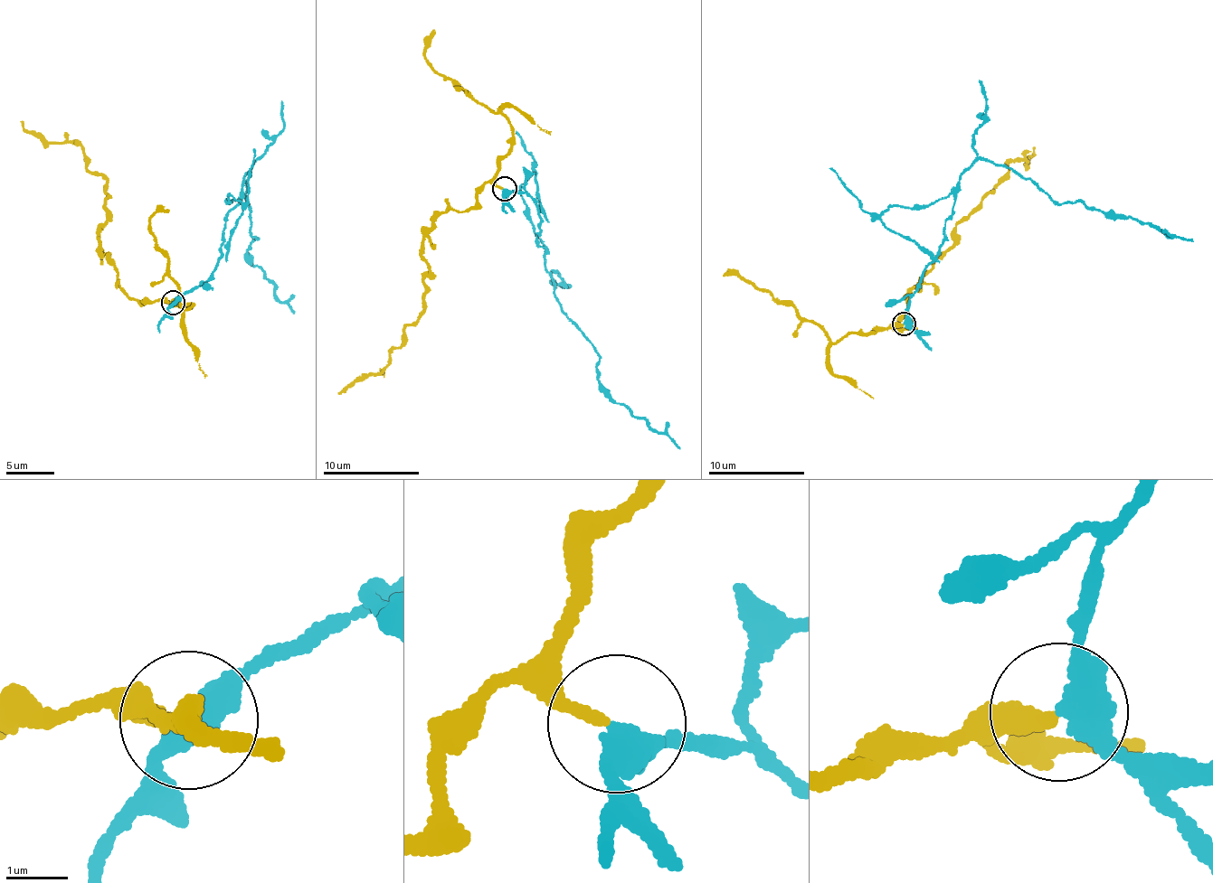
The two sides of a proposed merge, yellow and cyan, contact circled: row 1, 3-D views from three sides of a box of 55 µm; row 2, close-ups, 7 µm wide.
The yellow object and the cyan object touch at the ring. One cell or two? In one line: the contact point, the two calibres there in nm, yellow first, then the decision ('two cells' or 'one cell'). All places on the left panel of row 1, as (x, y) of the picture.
at (173, 303); 200 nm thick on the yellow side, 440 nm on the other; two cells

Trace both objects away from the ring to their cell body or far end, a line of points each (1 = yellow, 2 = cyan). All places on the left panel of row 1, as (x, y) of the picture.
1: (173, 303), (128, 296), (98, 230), (107, 219), (103, 177), (87, 169), (77, 145), (44, 141), (21, 122)
2: (173, 303), (214, 269), (225, 221), (250, 173), (245, 193), (255, 237), (245, 253), (294, 313)

